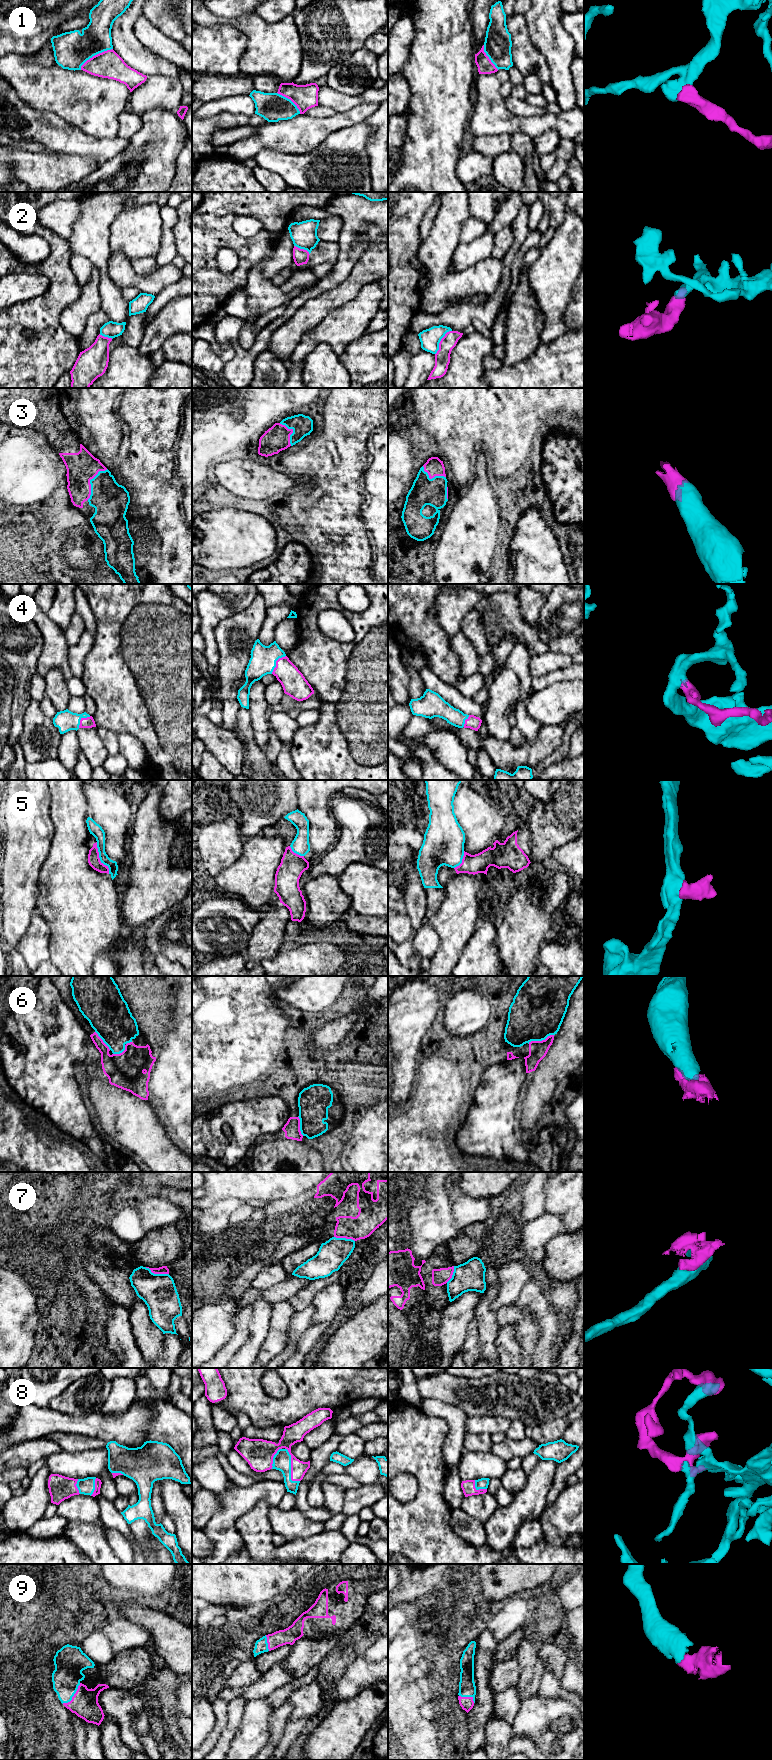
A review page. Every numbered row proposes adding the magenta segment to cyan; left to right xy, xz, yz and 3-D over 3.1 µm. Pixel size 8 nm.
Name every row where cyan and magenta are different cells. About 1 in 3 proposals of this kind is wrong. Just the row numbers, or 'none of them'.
1, 2, 5, 7

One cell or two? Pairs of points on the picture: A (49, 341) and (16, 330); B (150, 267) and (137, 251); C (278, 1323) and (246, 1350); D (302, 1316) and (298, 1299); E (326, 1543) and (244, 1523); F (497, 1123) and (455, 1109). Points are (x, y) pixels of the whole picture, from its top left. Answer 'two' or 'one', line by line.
A: one
B: two
C: two
D: two
E: one
F: two

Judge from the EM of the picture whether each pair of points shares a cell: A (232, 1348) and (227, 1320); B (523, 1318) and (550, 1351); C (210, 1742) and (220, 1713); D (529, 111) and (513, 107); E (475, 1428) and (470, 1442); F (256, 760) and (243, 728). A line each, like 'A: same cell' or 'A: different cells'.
A: different cells
B: different cells
C: same cell
D: same cell
E: different cells
F: same cell

